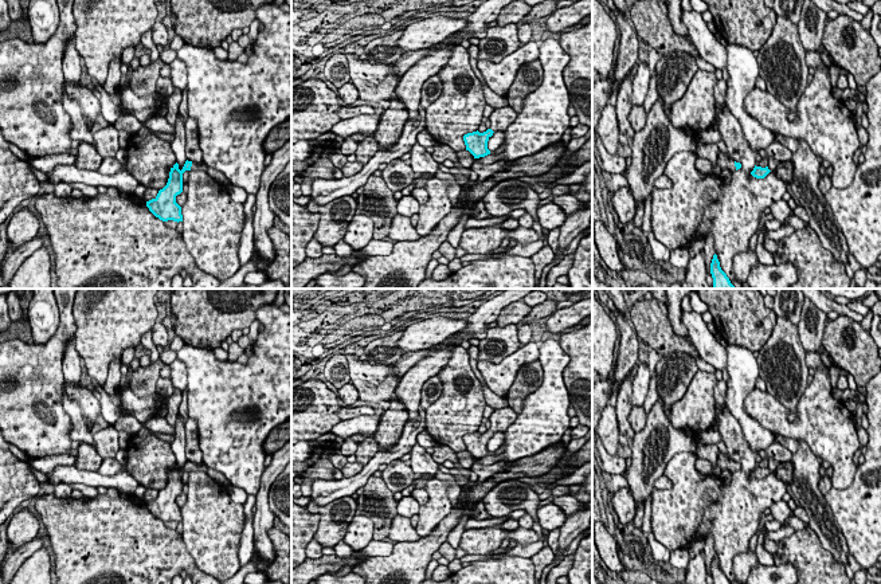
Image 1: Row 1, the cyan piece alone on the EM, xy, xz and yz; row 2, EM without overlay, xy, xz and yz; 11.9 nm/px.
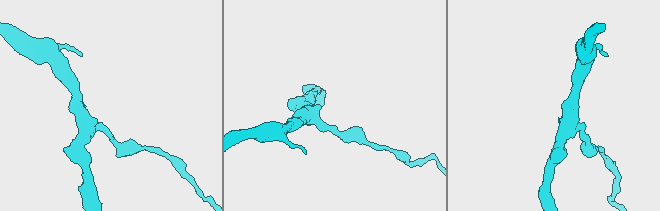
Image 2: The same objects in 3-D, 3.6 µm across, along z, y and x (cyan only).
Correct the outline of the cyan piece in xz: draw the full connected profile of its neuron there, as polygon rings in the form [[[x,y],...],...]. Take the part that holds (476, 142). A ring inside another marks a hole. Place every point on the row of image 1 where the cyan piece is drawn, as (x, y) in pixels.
[[[510,106],[496,109],[489,117],[490,128],[486,132],[479,133],[477,130],[463,136],[466,150],[469,150],[474,158],[490,154],[490,150],[488,149],[489,138],[494,132],[505,132],[516,118],[517,113]]]

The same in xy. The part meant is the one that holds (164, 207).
[[[185,161],[183,169],[176,162],[169,172],[167,185],[158,191],[157,196],[146,201],[149,211],[163,222],[183,222],[181,207],[176,203],[176,196],[183,192],[183,173],[185,171],[207,172],[208,166],[201,162]]]

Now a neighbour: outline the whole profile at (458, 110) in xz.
[[[453,48],[449,62],[438,71],[442,94],[426,109],[426,130],[438,144],[455,152],[466,149],[463,136],[477,132],[486,105],[482,83],[475,77],[467,48]]]

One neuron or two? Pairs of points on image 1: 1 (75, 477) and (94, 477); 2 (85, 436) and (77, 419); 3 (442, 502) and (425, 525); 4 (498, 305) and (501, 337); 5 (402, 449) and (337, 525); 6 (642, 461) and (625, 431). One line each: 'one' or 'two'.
1: one
2: one
3: one
4: two
5: two
6: two

